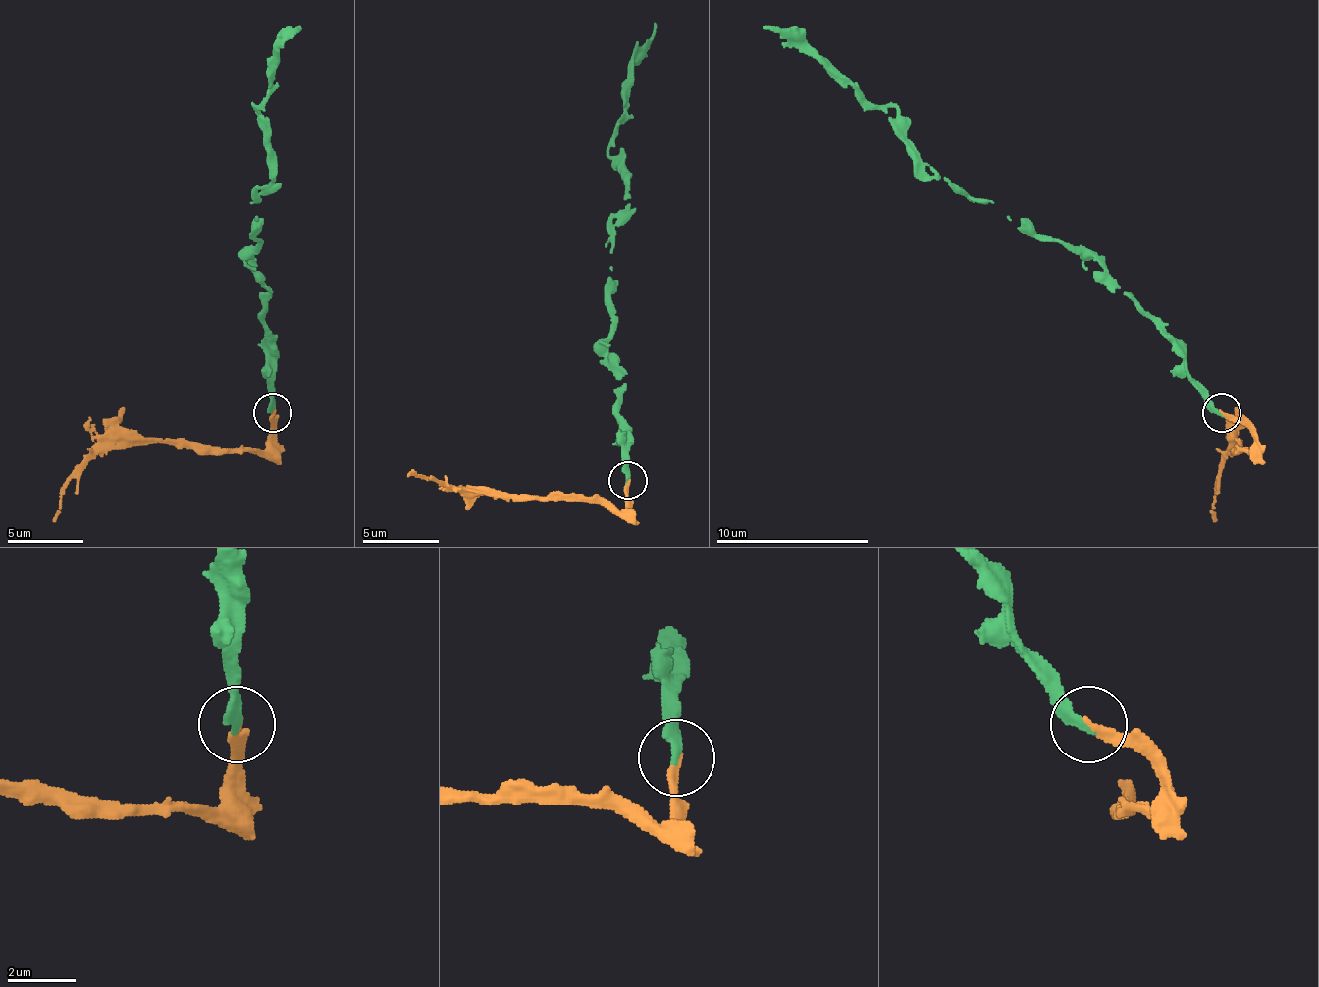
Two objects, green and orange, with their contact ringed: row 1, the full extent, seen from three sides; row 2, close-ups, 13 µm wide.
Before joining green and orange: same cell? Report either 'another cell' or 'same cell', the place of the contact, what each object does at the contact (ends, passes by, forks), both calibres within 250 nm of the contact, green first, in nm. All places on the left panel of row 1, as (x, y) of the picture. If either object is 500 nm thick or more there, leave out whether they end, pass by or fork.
same cell; at (273, 413); green ends there; orange ends there; 280 nm thick on the green side, 200 nm on the other

